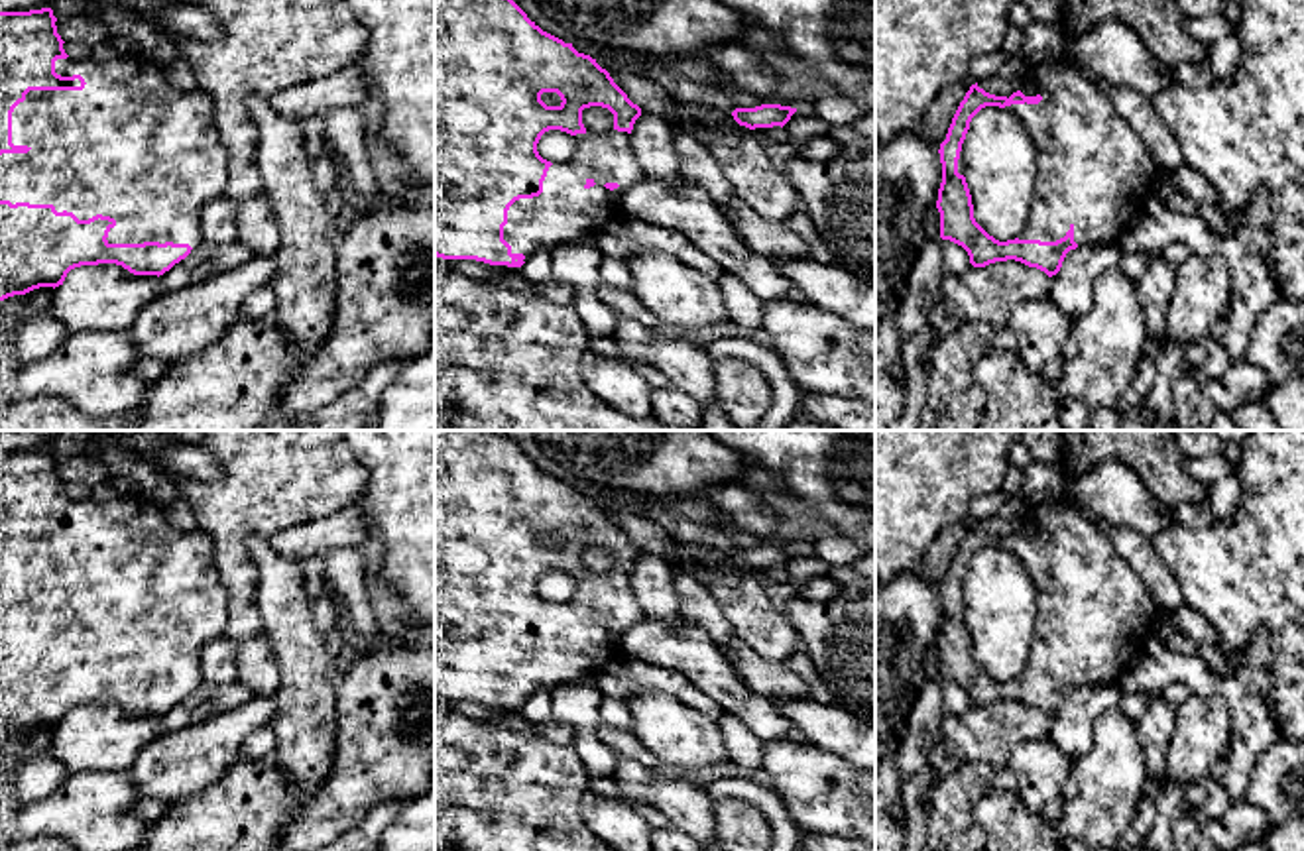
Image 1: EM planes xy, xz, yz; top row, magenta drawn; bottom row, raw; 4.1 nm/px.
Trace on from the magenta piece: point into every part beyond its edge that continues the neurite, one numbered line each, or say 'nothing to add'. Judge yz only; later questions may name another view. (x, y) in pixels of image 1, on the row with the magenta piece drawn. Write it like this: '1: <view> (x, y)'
1: yz (1094, 171)

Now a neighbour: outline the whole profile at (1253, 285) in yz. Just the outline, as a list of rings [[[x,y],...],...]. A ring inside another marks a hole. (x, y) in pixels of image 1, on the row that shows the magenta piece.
[[[1257,189],[1237,218],[1237,232],[1217,250],[1229,265],[1229,303],[1210,328],[1233,364],[1245,358],[1259,316],[1282,299],[1269,259],[1273,191]]]

